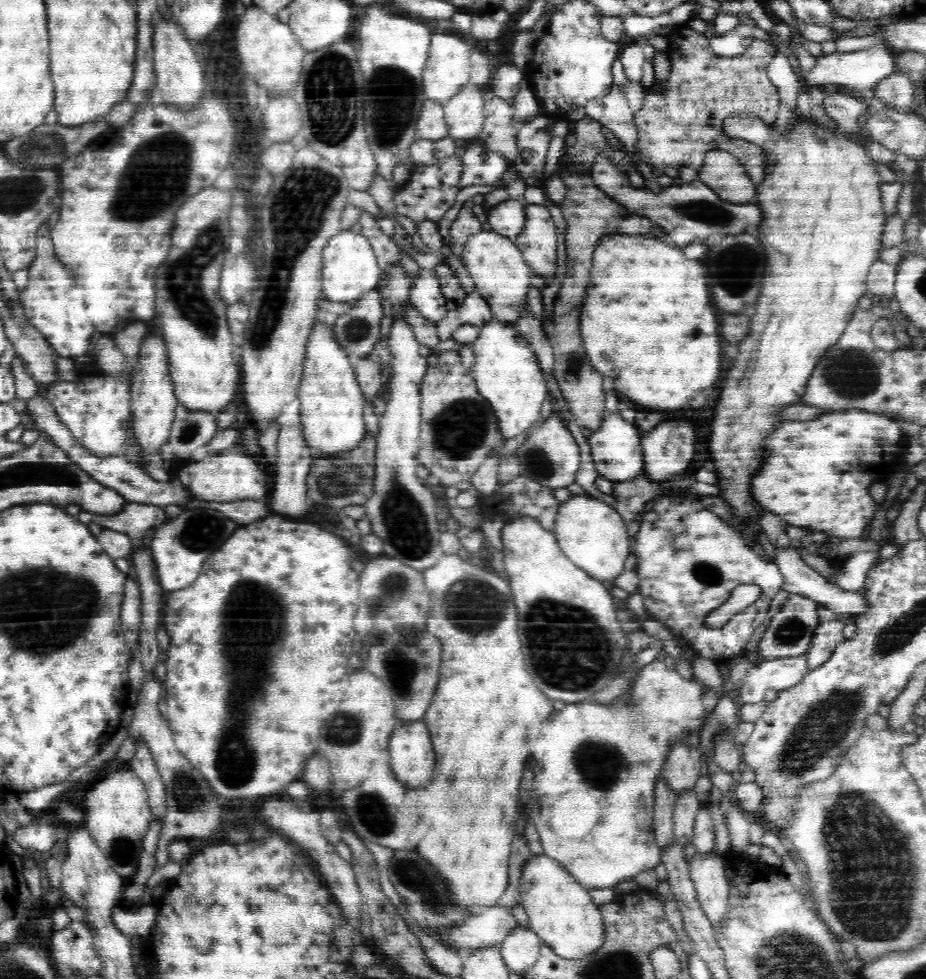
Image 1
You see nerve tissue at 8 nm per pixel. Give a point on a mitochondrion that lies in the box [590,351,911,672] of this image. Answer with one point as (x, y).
(791, 631)

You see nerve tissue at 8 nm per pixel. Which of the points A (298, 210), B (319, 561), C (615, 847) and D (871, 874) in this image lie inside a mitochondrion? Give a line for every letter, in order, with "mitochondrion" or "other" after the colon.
A: mitochondrion
B: other
C: other
D: mitochondrion

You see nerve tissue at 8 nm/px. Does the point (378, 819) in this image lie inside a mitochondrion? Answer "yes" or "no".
yes

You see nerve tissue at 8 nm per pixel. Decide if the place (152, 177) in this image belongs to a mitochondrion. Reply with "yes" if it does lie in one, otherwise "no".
yes

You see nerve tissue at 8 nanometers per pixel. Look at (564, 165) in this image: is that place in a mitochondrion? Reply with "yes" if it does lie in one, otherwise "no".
no

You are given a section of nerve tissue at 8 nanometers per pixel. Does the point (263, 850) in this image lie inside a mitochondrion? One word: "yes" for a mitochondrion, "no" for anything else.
no

